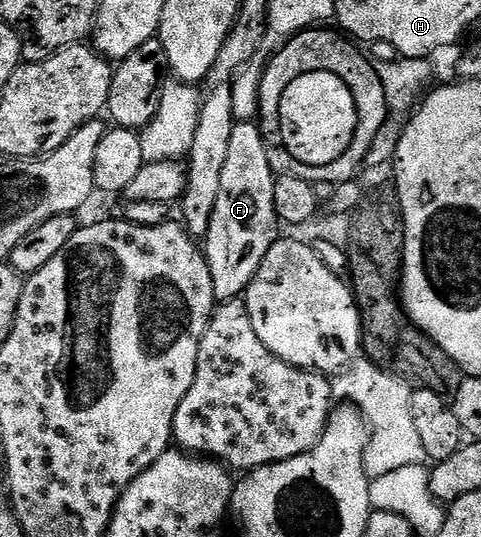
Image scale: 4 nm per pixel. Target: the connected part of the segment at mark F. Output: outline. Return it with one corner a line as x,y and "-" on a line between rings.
237,123
233,127
225,171
221,171
217,207
213,207
205,238
207,262
213,275
213,291
219,303
234,301
246,294
265,255
281,237
281,222
273,203
277,175
269,167
268,148
258,124

